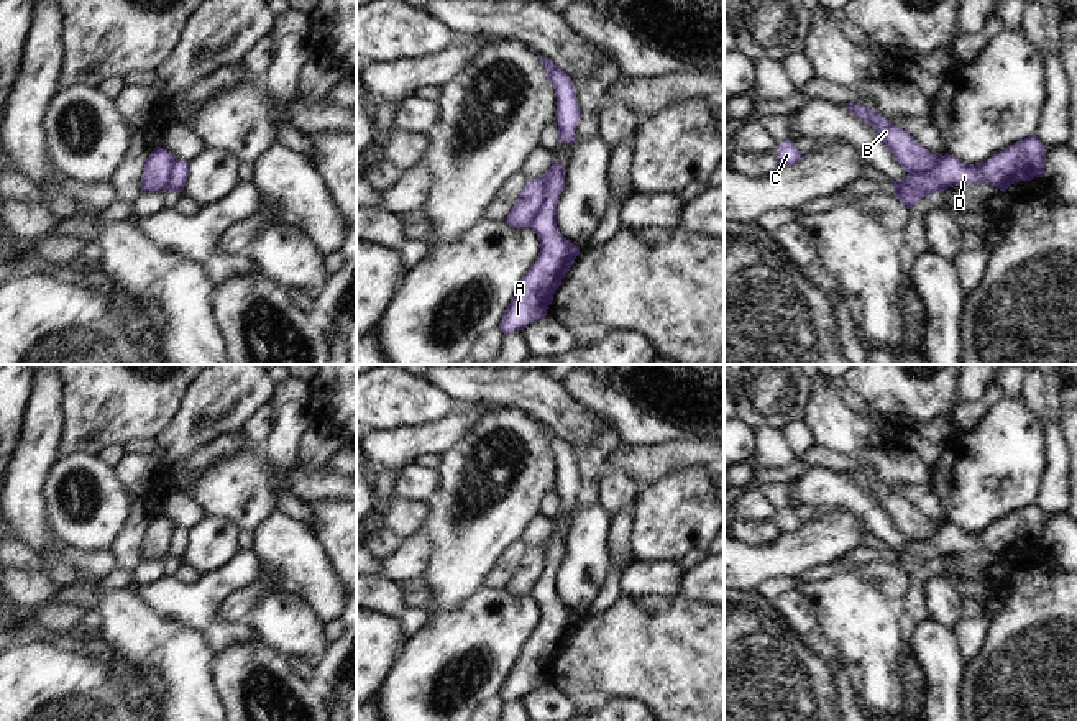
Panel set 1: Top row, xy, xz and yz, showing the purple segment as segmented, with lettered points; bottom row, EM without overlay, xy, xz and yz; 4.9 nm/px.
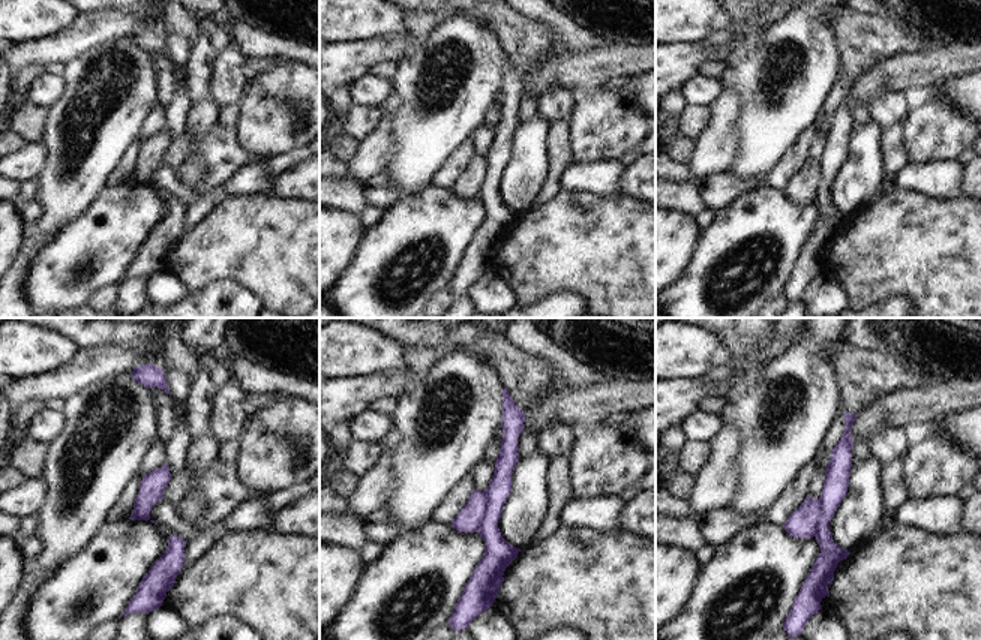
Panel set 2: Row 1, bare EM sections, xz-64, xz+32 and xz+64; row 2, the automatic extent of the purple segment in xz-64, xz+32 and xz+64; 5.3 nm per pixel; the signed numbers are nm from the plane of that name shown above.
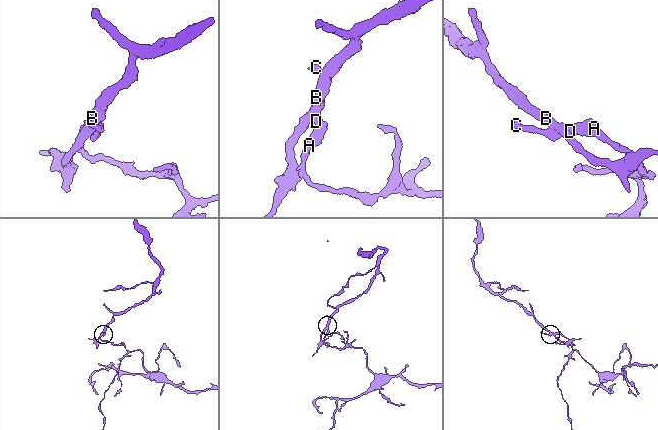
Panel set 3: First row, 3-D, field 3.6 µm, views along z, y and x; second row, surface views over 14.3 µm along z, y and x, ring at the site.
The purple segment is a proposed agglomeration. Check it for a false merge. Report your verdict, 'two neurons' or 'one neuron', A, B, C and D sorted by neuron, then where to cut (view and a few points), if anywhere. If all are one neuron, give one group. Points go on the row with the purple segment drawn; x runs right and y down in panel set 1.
two neurons; groups A C D / B; cut xz (549, 171), (544, 202), (529, 225)

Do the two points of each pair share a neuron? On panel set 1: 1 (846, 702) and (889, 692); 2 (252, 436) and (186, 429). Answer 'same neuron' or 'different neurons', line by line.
1: same neuron
2: different neurons

